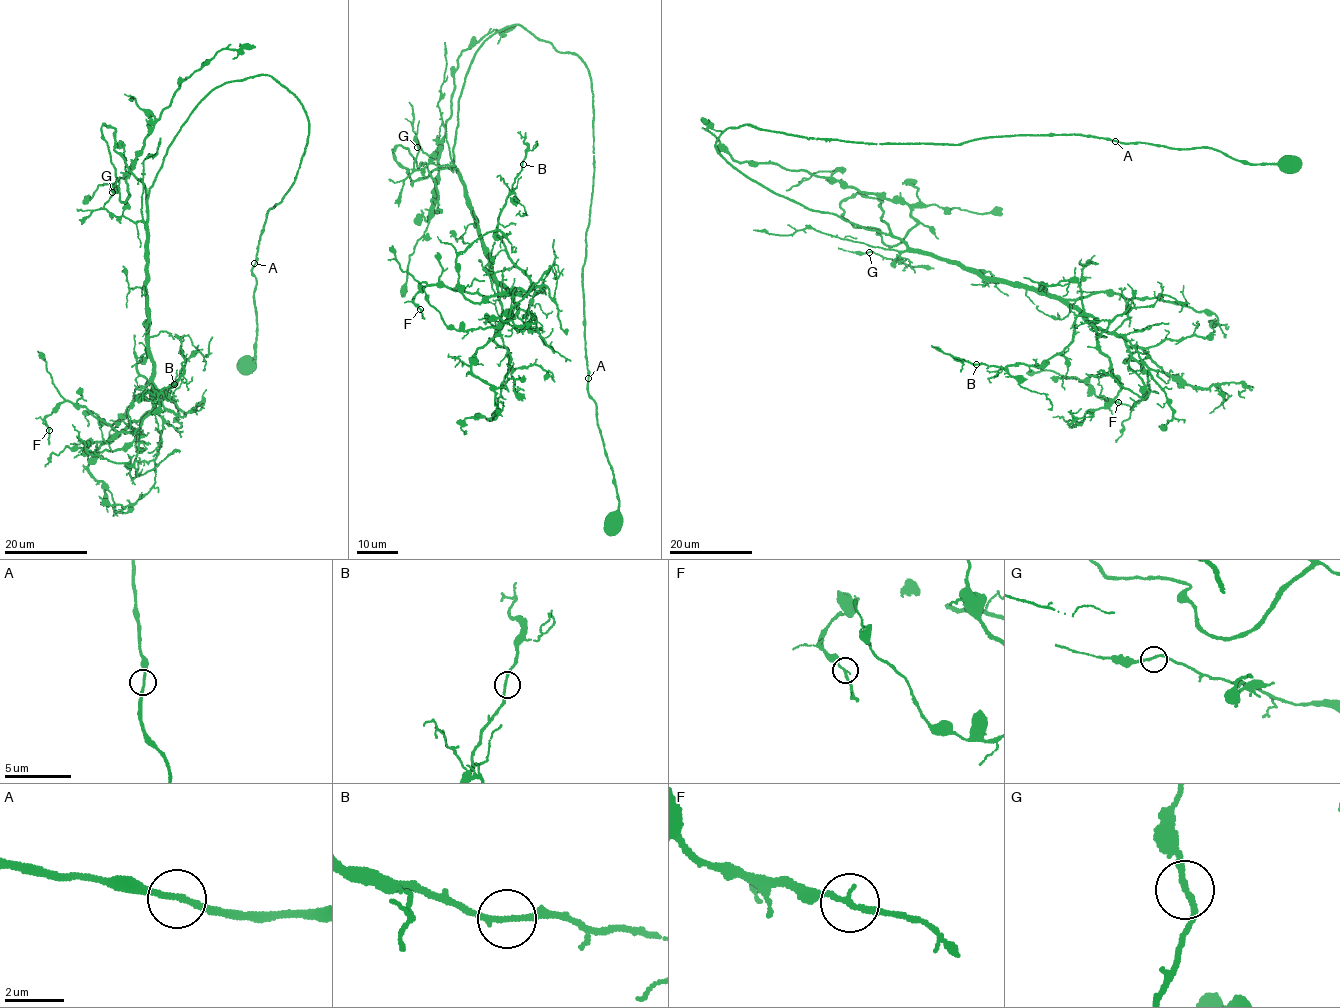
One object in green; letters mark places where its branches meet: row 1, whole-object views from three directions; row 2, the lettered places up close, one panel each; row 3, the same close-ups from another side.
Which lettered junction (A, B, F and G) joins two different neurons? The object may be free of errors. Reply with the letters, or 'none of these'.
none of these

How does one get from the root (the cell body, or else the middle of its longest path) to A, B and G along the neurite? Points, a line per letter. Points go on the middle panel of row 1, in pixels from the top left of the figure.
A: (616, 523), (618, 496), (615, 479), (597, 423), (596, 403), (588, 392), (588, 378)
B: (616, 523), (585, 349), (592, 82), (514, 24), (470, 65), (453, 157), (523, 295), (497, 234), (523, 164)
G: (616, 523), (585, 349), (586, 63), (521, 26), (500, 29), (459, 99), (459, 173), (414, 168), (417, 147)

